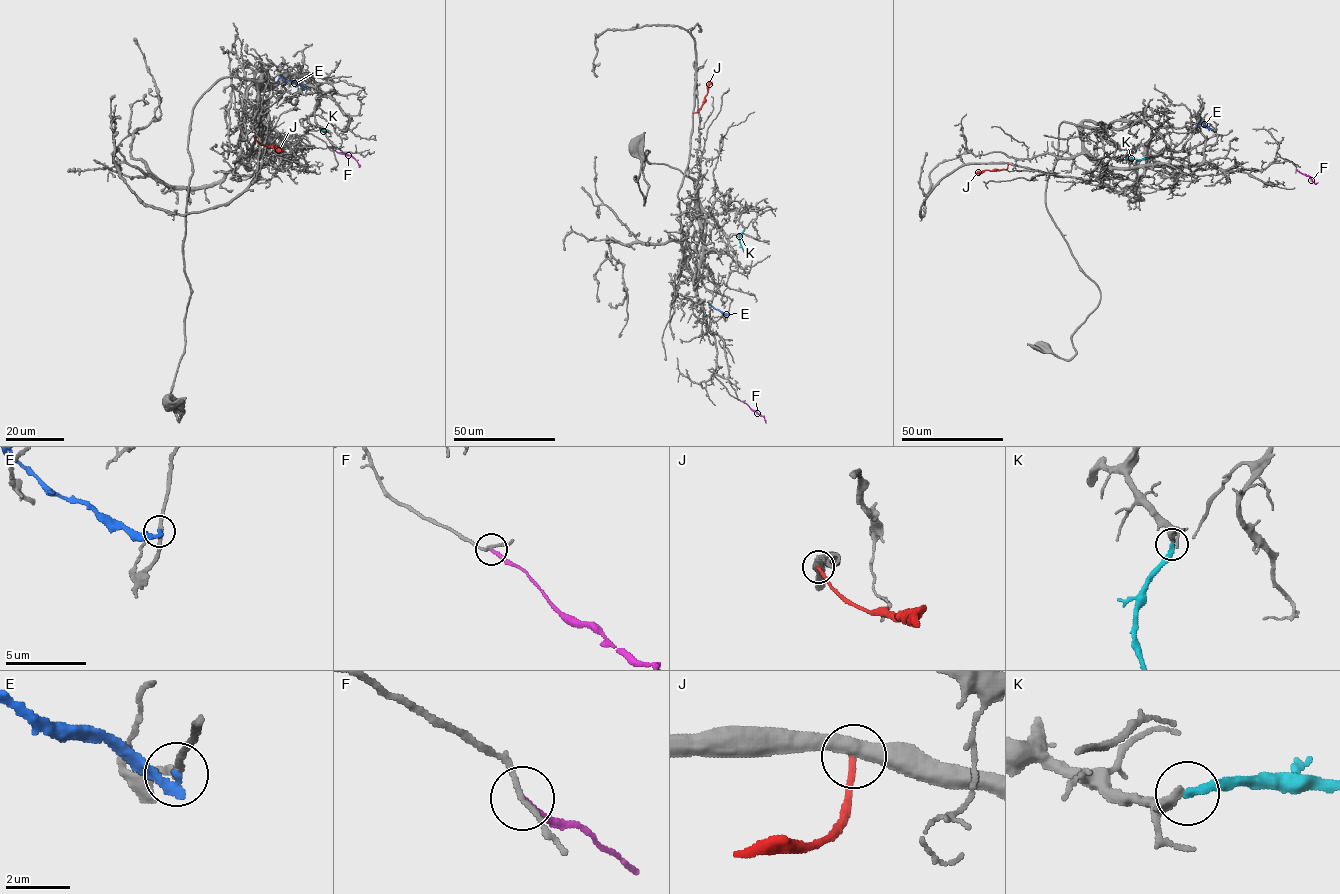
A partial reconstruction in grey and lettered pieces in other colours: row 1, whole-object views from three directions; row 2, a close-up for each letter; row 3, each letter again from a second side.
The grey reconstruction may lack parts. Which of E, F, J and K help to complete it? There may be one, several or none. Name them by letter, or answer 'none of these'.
K

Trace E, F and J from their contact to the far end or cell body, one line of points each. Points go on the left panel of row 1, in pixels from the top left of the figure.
E: (306, 87), (283, 77), (278, 79), (278, 84)
F: (327, 146), (350, 155), (360, 165)
J: (255, 137), (264, 146), (282, 151)

